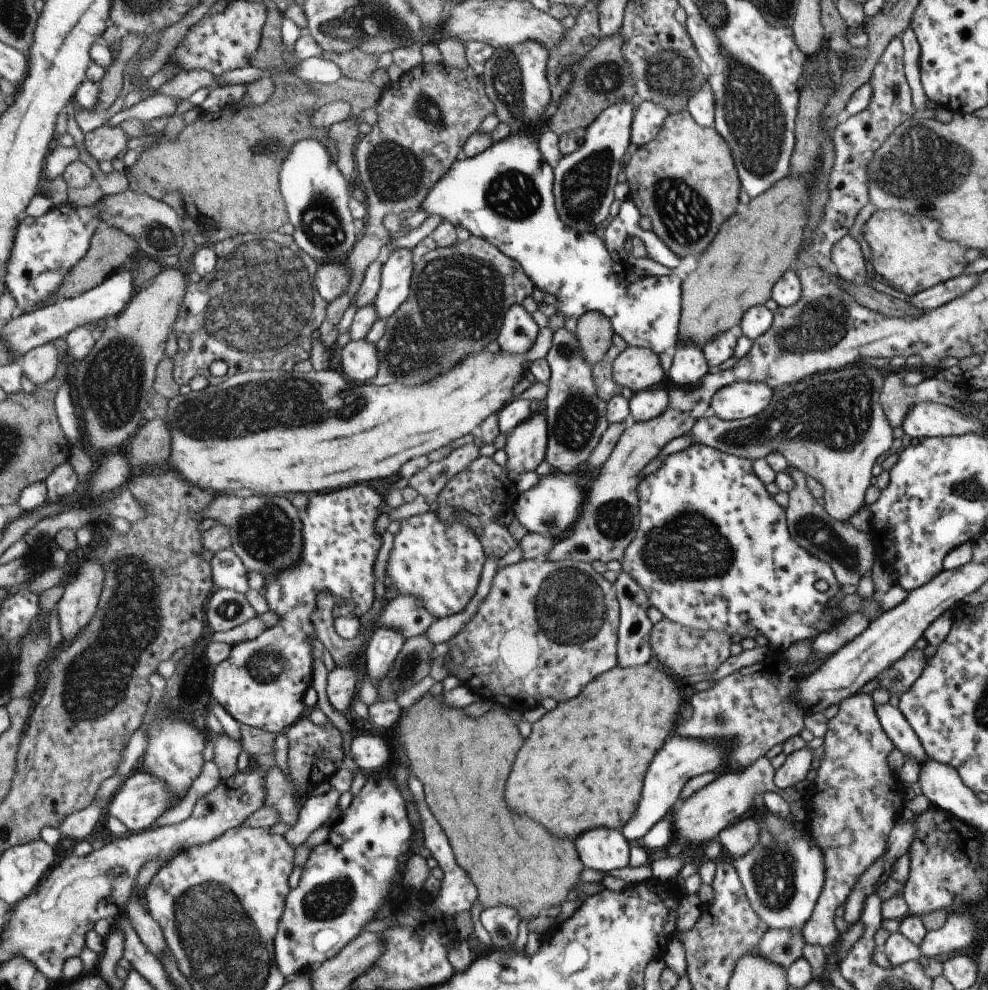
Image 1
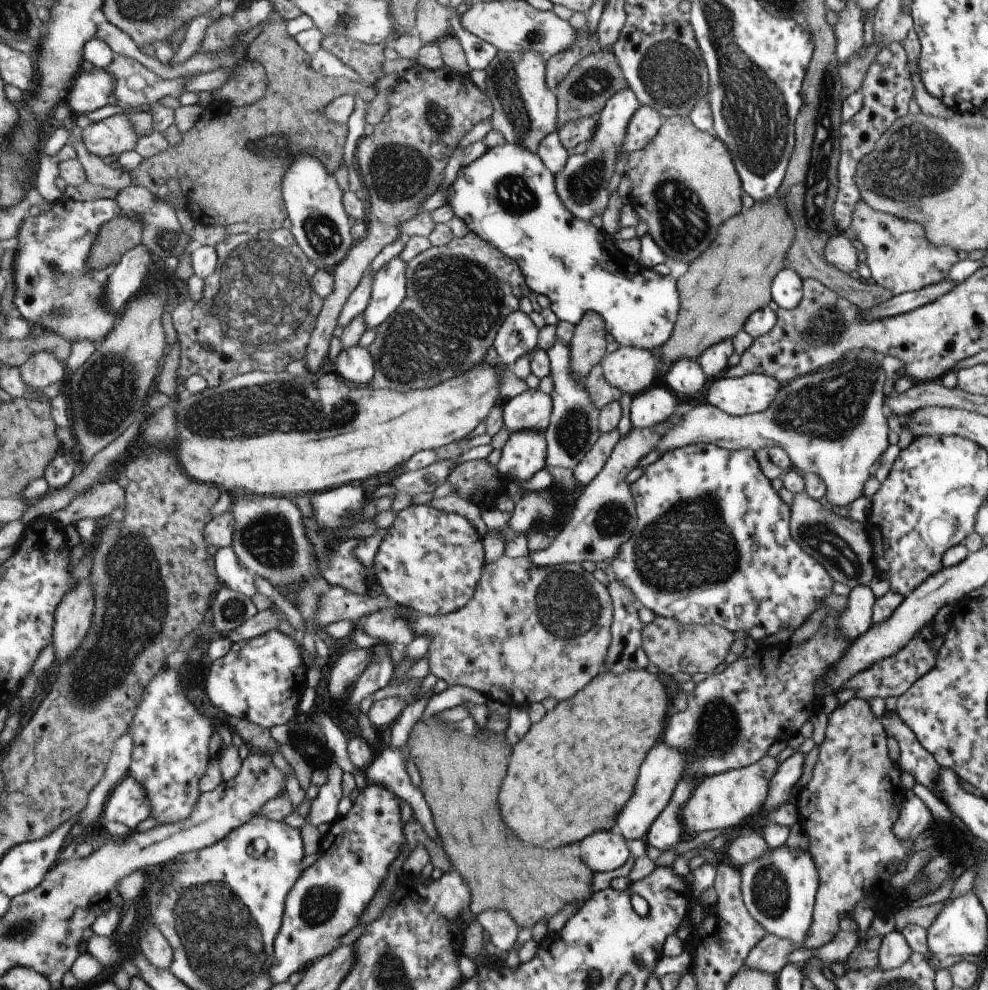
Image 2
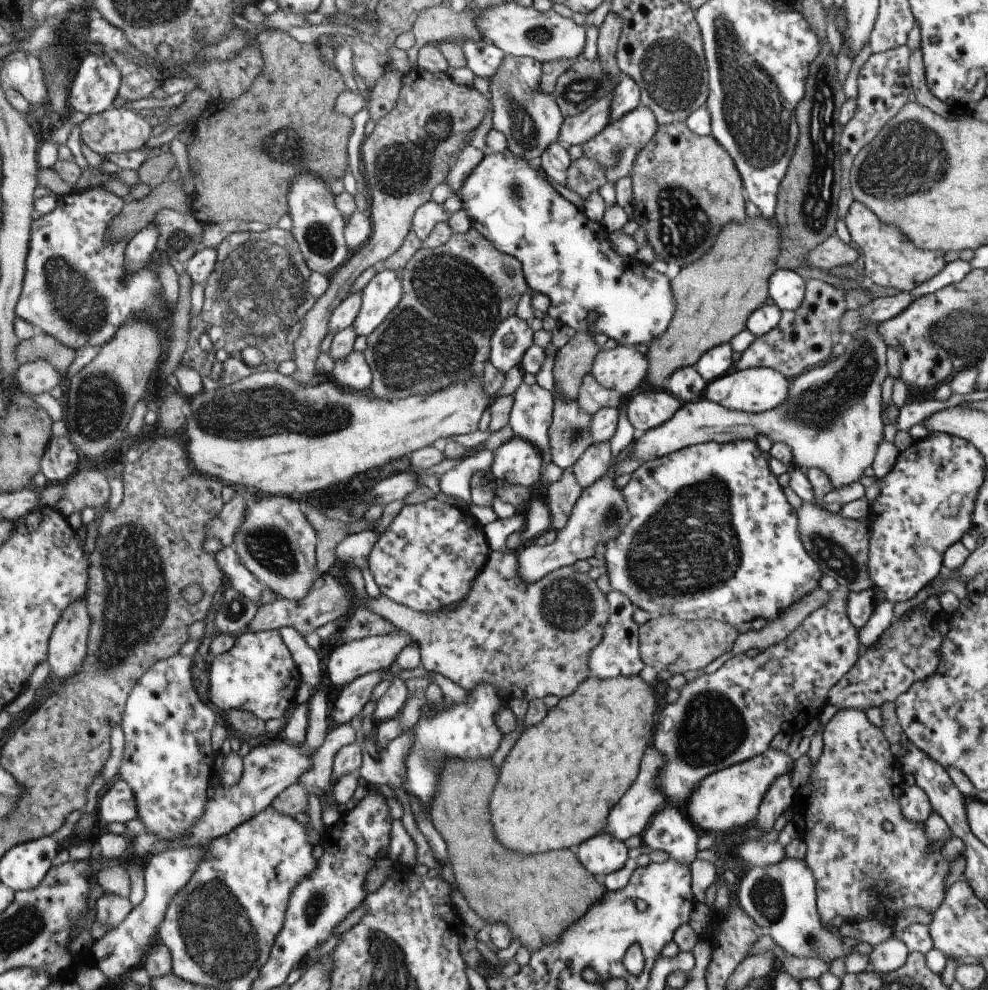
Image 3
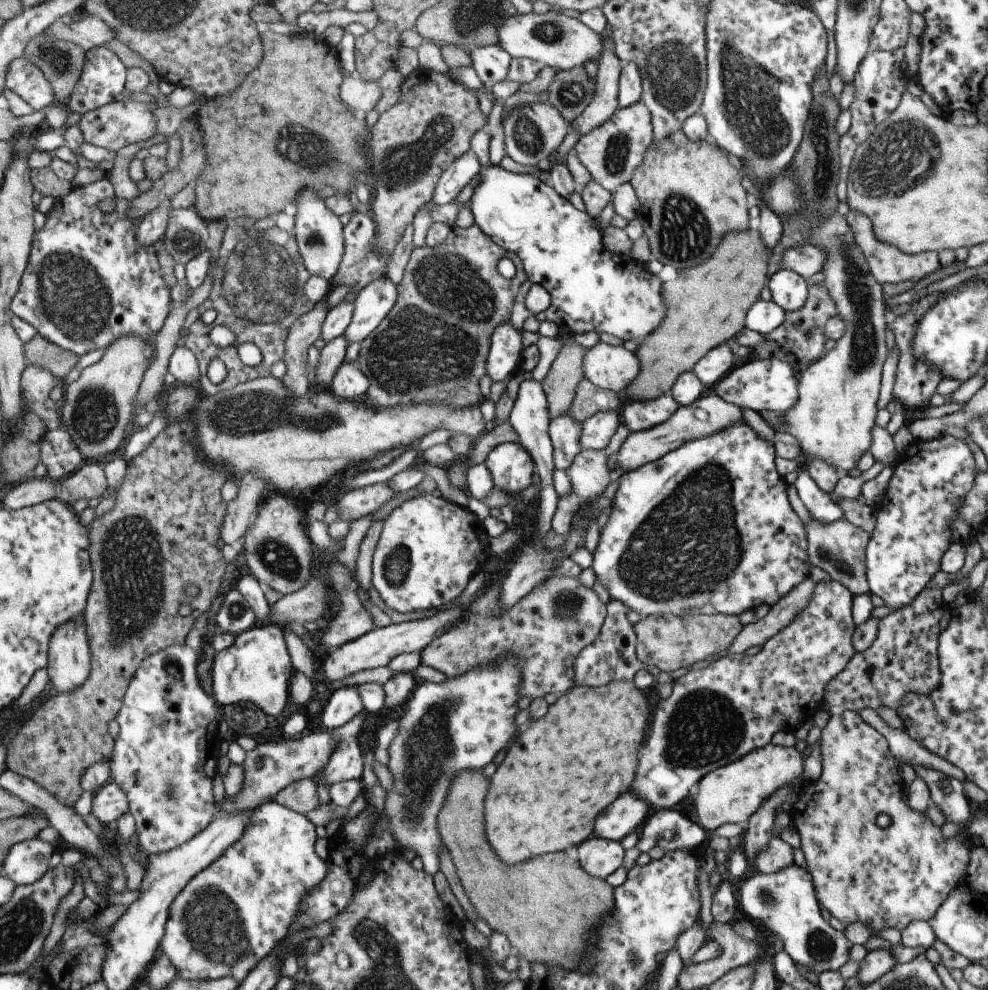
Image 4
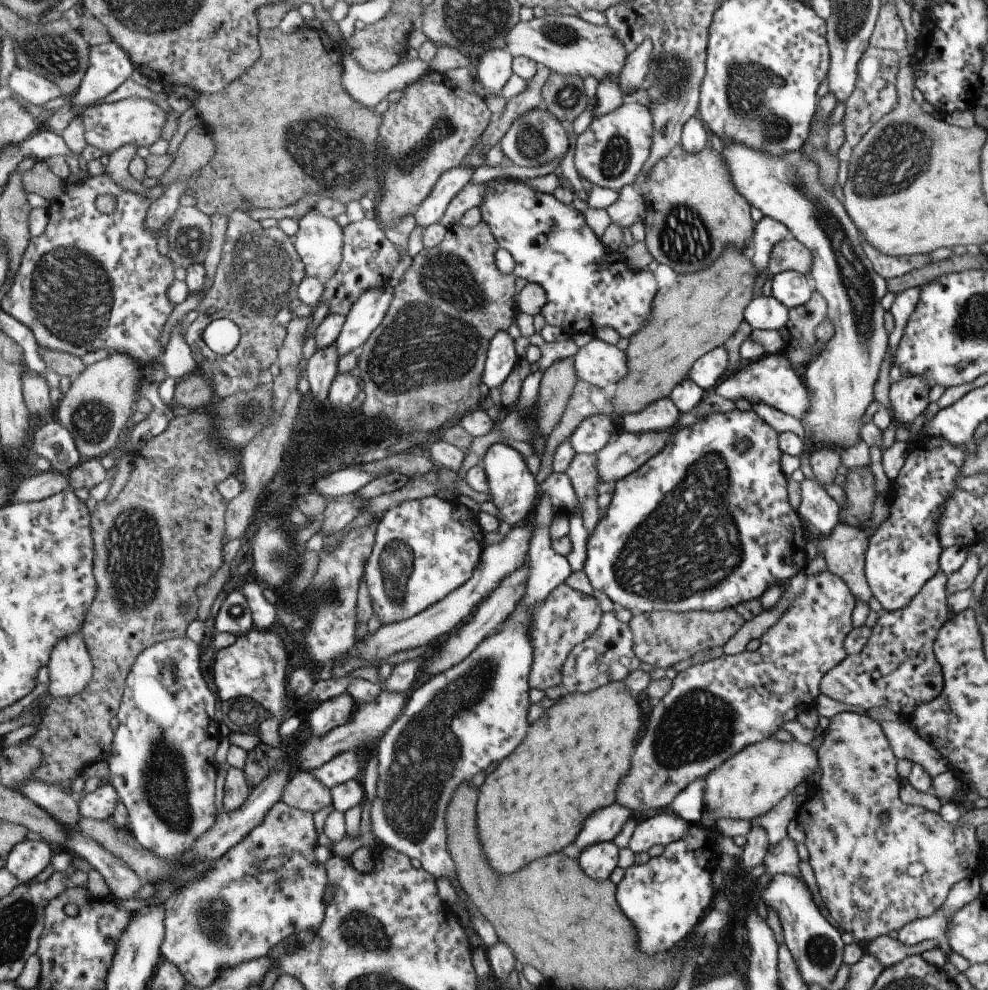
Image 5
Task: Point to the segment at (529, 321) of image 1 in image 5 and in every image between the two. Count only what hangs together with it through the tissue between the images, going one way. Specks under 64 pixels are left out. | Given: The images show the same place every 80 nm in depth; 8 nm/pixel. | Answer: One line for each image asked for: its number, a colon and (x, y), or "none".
2: (519, 335)
3: (511, 341)
4: (506, 354)
5: (503, 357)

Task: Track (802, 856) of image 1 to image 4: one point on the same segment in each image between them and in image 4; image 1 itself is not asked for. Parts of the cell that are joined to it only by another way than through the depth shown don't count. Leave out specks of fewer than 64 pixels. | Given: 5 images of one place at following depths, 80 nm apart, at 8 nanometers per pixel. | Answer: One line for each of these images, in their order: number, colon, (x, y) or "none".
2: (778, 888)
3: (780, 898)
4: (783, 901)

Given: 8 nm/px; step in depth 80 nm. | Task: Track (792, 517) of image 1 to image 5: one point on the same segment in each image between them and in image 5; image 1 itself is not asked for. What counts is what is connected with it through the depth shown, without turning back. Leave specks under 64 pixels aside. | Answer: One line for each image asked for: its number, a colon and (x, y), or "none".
2: (842, 546)
3: (838, 545)
4: (837, 547)
5: (843, 547)

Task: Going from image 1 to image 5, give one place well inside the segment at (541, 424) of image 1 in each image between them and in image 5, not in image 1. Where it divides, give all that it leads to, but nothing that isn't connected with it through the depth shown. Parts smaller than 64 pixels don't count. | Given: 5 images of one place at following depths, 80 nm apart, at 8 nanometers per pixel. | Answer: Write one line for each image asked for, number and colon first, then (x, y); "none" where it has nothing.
2: (526, 452)
3: (519, 461)
4: (512, 466)
5: (514, 490)

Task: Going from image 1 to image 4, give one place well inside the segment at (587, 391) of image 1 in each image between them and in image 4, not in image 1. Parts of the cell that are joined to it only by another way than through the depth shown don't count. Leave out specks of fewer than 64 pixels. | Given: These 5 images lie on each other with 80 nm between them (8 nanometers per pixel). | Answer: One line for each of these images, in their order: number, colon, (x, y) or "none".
2: (573, 430)
3: (570, 434)
4: (566, 431)

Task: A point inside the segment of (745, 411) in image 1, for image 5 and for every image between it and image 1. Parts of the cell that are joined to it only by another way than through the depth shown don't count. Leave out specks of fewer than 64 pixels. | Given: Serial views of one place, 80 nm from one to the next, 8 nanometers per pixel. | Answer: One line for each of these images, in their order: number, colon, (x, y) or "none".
2: (735, 396)
3: (756, 390)
4: (770, 384)
5: (770, 379)

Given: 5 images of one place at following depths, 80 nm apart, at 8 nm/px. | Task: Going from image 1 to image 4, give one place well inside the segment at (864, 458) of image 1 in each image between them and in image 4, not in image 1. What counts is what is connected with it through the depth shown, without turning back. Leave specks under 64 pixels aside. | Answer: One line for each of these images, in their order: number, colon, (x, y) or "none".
2: (829, 423)
3: (830, 419)
4: (837, 395)

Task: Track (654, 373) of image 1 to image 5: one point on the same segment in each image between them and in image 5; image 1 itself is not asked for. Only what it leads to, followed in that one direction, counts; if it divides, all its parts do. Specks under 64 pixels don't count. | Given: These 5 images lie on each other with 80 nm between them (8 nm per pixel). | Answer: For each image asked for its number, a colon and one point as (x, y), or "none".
2: (631, 369)
3: (622, 368)
4: (613, 368)
5: (603, 365)

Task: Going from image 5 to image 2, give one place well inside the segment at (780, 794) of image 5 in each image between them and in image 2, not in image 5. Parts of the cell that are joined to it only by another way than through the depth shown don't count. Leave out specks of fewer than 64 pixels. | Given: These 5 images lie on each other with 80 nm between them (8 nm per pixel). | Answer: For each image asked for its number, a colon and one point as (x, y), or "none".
2: (725, 801)
3: (722, 801)
4: (732, 793)

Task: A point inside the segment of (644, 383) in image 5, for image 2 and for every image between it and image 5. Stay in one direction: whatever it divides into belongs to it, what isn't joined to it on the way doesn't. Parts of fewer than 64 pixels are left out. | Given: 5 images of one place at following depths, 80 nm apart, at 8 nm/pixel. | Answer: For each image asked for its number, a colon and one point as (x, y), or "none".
2: (730, 280)
3: (714, 296)
4: (706, 305)

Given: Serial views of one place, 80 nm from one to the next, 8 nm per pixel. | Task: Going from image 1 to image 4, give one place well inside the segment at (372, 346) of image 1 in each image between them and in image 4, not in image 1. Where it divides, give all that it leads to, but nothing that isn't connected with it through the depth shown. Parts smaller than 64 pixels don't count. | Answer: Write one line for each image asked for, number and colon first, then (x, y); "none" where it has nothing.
2: (356, 365)
3: (354, 373)
4: (350, 382)

